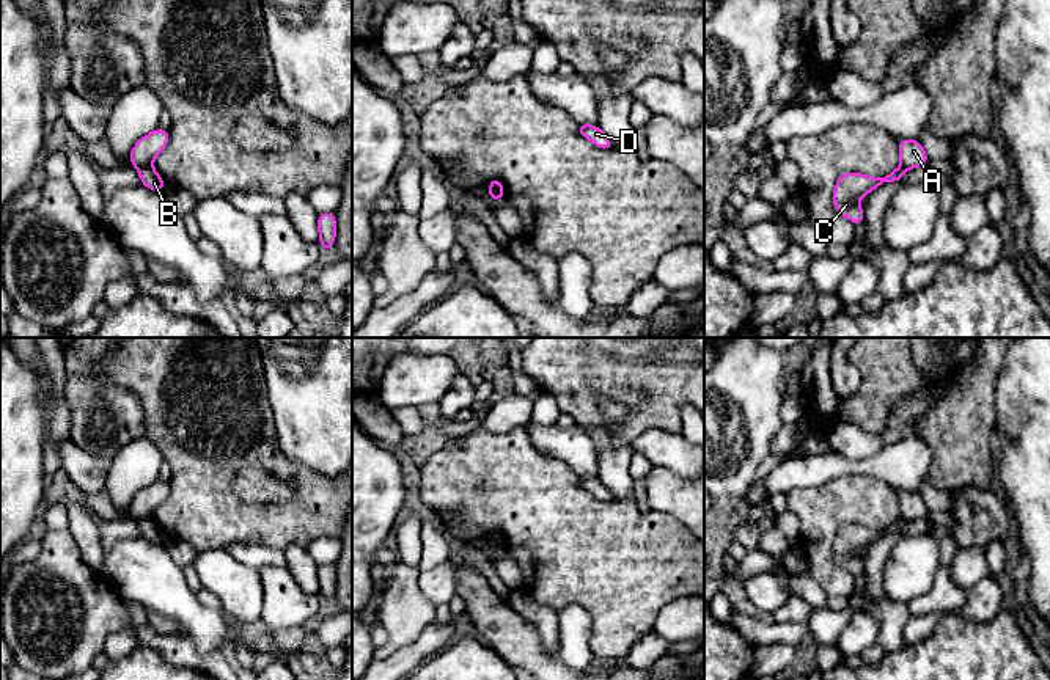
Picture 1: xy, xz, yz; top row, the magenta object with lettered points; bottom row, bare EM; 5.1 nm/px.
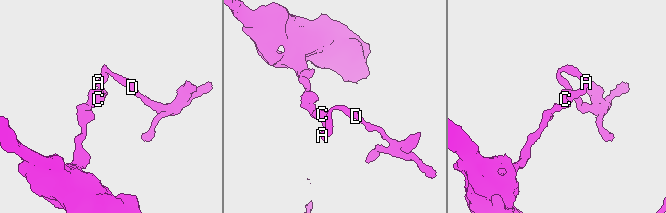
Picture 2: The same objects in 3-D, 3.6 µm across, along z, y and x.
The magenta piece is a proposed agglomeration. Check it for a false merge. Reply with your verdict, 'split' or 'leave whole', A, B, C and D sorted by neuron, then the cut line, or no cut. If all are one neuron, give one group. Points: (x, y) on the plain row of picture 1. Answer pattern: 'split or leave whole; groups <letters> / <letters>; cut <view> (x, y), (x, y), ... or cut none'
split; groups A D / B C; cut xy (150, 515), (137, 520)

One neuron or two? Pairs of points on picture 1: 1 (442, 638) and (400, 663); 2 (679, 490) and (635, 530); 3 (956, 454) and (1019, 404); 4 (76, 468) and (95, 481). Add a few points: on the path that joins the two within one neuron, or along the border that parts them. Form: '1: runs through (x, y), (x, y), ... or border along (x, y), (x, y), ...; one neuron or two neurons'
1: runs through (431, 639), (411, 657); one neuron
2: border along (651, 509), (673, 515), (687, 528); two neurons
3: border along (995, 385), (994, 434); two neurons
4: runs through (80, 468), (90, 476); one neuron

